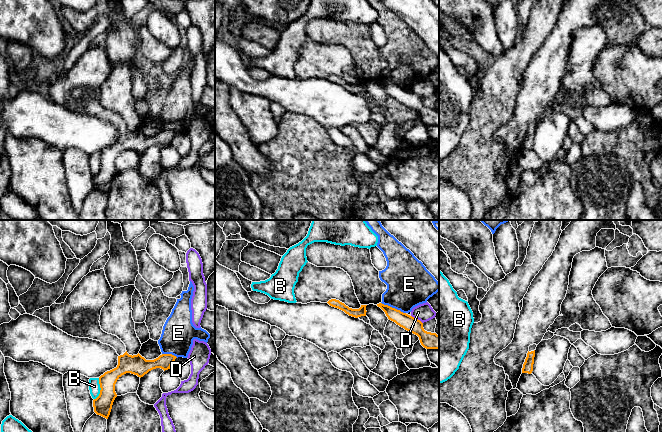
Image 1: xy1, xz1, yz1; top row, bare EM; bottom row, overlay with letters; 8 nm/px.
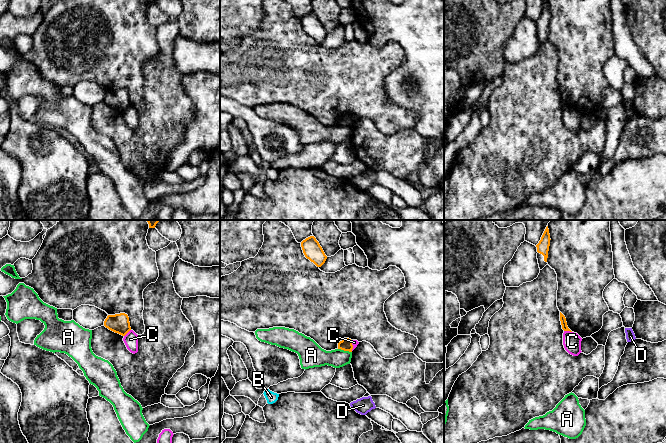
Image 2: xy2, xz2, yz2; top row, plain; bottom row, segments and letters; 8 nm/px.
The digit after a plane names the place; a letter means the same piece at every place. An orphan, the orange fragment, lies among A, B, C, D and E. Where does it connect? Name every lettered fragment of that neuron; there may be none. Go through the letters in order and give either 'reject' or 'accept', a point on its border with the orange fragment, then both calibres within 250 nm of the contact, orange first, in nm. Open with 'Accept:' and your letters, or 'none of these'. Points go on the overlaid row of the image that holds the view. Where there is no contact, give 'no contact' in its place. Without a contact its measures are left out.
Accept: none of these
A: reject | xz2 (345, 350) | 100/170 nm
B: reject | xy1 (101, 389) | 150/90 nm
C: reject | yz2 (568, 330) | 50/140 nm
D: reject | xz1 (417, 319) | 140/150 nm
E: reject | xz1 (393, 308) | 120/360 nm

